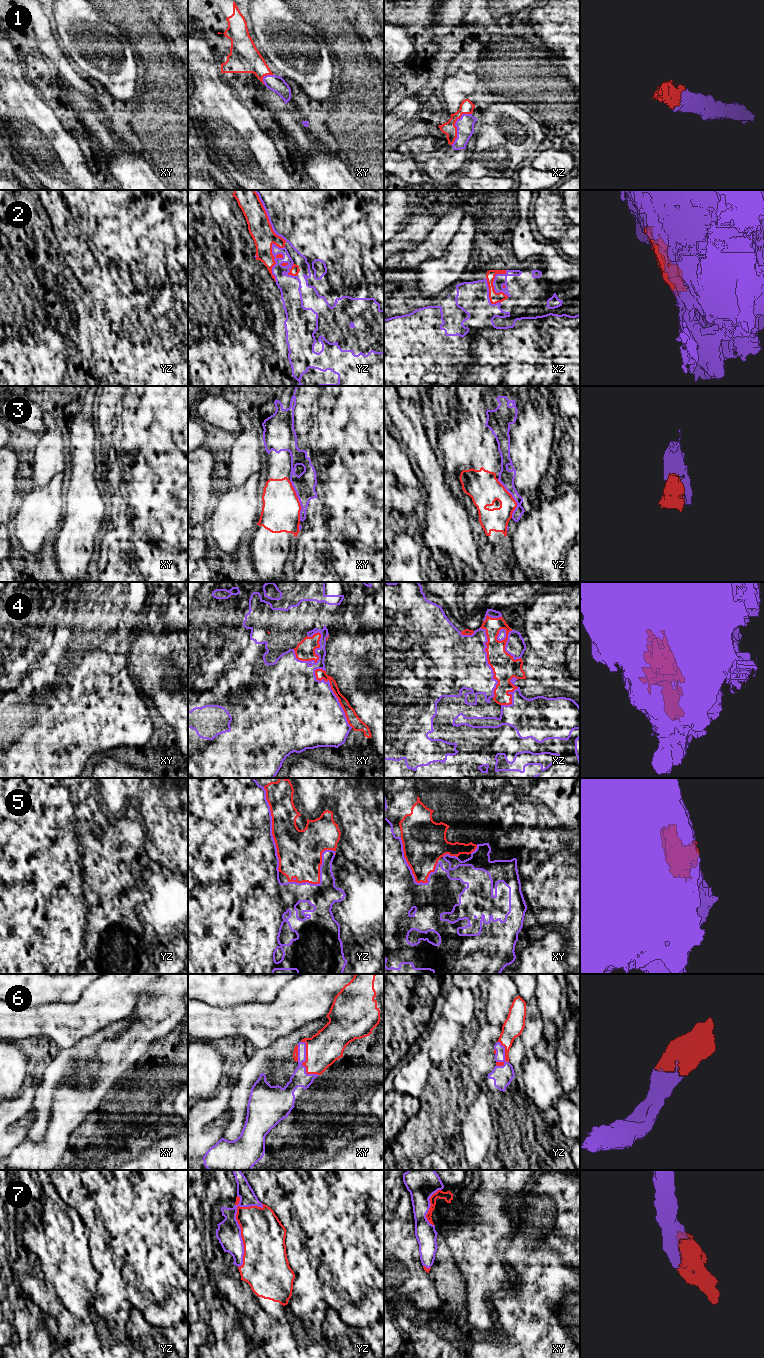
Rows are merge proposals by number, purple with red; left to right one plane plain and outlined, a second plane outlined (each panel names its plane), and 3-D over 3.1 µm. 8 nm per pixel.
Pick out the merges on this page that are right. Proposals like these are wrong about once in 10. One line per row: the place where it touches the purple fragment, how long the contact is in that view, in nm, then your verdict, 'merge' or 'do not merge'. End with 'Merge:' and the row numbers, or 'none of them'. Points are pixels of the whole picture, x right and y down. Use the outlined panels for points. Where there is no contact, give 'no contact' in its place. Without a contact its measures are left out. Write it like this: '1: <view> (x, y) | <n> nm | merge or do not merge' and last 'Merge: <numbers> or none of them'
1: xz (455, 125) | 300 nm | merge
2: yz (275, 261) | 320 nm | merge
3: xy (299, 500) | 340 nm | merge
4: xy (333, 693) | 550 nm | merge
5: yz (271, 829) | 700 nm | merge
6: xy (303, 1061) | 320 nm | merge
7: yz (240, 1231) | 600 nm | merge
Merge: 1, 2, 3, 4, 5, 6, 7

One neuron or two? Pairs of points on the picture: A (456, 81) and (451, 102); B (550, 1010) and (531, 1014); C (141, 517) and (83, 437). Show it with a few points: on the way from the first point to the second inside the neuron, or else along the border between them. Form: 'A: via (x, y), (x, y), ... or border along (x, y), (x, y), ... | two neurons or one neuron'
A: via (456, 86), (452, 97) | one neuron
B: border along (534, 997), (540, 1014), (544, 1019) | two neurons
C: border along (120, 492), (122, 497) | two neurons

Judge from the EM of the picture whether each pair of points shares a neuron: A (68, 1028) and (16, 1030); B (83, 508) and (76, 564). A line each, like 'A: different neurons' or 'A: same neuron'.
A: same neuron
B: same neuron

